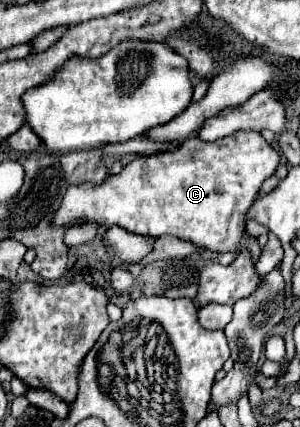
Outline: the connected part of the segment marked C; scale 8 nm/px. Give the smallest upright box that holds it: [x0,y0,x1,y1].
[53,131,279,261]

